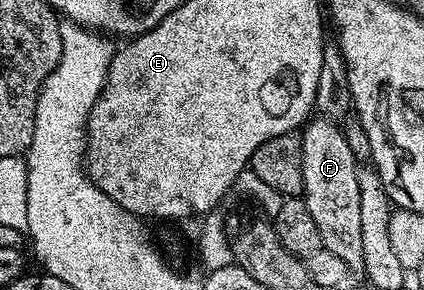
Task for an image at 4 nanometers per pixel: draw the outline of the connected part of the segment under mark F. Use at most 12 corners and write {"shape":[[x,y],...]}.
{"shape":[[322,116],[301,130],[321,248],[362,271],[358,160]]}

